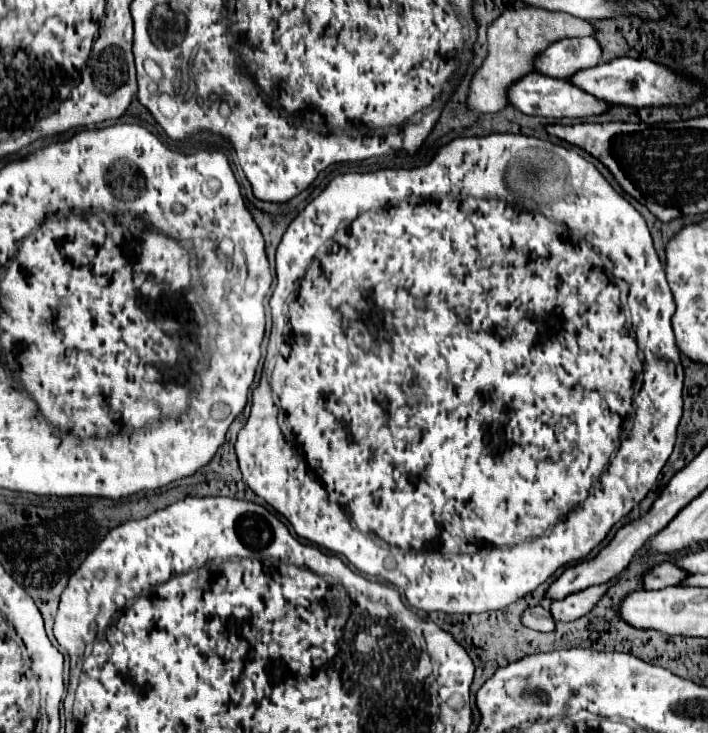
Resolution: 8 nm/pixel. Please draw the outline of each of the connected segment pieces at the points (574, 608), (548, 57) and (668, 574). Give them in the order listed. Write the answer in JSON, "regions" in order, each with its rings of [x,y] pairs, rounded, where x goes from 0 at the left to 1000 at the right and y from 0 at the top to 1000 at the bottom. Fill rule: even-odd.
{"regions":[[[[859,793],[859,795],[850,795],[850,798],[839,798],[839,801],[831,801],[825,806],[816,806],[816,809],[808,809],[802,812],[799,817],[794,820],[782,820],[780,823],[780,842],[785,847],[811,847],[811,844],[819,844],[825,842],[831,834],[836,834],[842,828],[842,823],[856,812],[856,806],[867,798],[870,793]]],[[[814,50],[814,53],[794,53],[774,64],[766,78],[757,83],[760,100],[788,105],[788,108],[808,108],[816,97],[842,91],[847,86],[850,64],[839,50]]],[[[935,768],[932,774],[921,776],[912,787],[910,787],[910,801],[912,804],[938,804],[938,801],[952,801],[960,798],[966,790],[972,790],[975,782],[960,776],[952,768]]]]}

